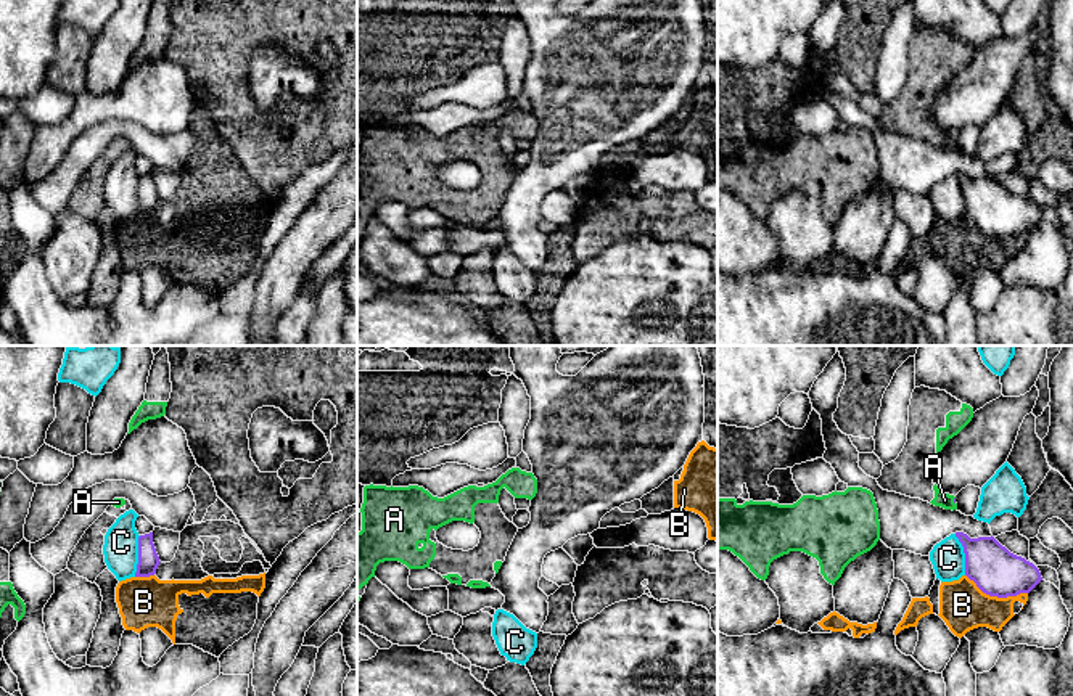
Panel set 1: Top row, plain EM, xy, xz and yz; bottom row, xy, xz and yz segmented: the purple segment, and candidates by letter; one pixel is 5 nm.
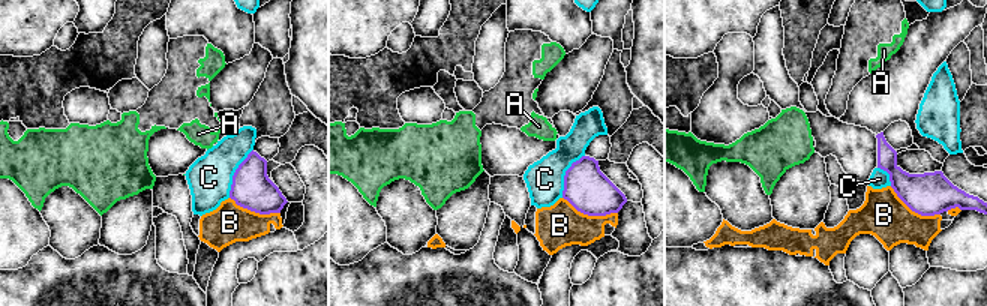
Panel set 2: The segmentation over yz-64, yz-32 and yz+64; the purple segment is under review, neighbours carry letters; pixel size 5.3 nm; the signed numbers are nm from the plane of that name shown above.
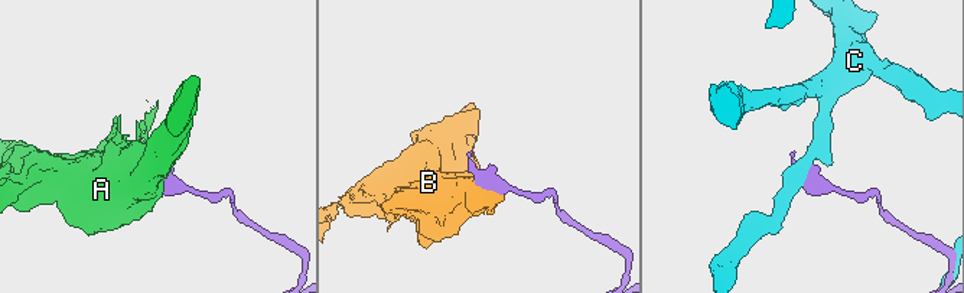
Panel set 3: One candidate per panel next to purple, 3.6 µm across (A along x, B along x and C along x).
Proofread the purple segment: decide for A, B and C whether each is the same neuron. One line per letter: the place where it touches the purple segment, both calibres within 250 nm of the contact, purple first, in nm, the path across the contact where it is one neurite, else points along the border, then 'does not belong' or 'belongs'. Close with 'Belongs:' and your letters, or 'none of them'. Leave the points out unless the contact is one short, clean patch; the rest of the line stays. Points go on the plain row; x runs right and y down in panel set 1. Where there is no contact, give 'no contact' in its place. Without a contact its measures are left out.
A: meets purple in yz at (954, 140); 20 nm thick on the purple side, 80 nm on the other; border along yz (954, 137), (954, 143); does not belong
B: meets purple in yz at (996, 235); 240 nm thick on the purple side, 240 nm on the other; border along yz (966, 214), (990, 235), (1015, 237), (1027, 233); does not belong
C: meets purple in xy at (139, 196); 110 nm thick on the purple side, 180 nm on the other; does not belong
Belongs: none of them

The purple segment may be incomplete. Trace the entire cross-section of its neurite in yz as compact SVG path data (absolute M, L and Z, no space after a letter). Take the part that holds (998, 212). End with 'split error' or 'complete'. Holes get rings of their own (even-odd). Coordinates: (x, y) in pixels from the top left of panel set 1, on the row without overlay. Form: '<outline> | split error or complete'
M964 172L956 177L965 193L965 215L976 227L997 238L1030 233L1041 220L1039 209L1022 196L1010 193L993 175L970 178Z | complete

